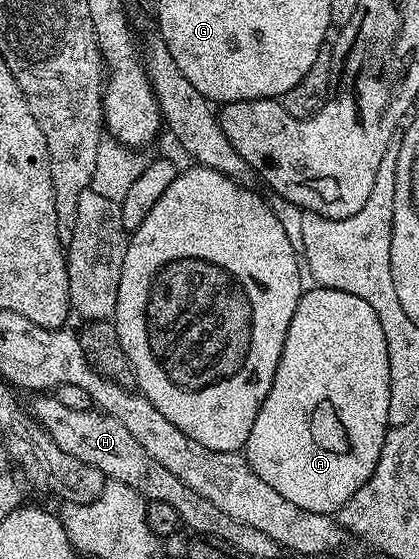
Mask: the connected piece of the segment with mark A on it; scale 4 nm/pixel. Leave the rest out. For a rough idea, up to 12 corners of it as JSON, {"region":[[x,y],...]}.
{"region":[[304,289],[245,447],[285,500],[334,515],[377,468],[377,315]]}

